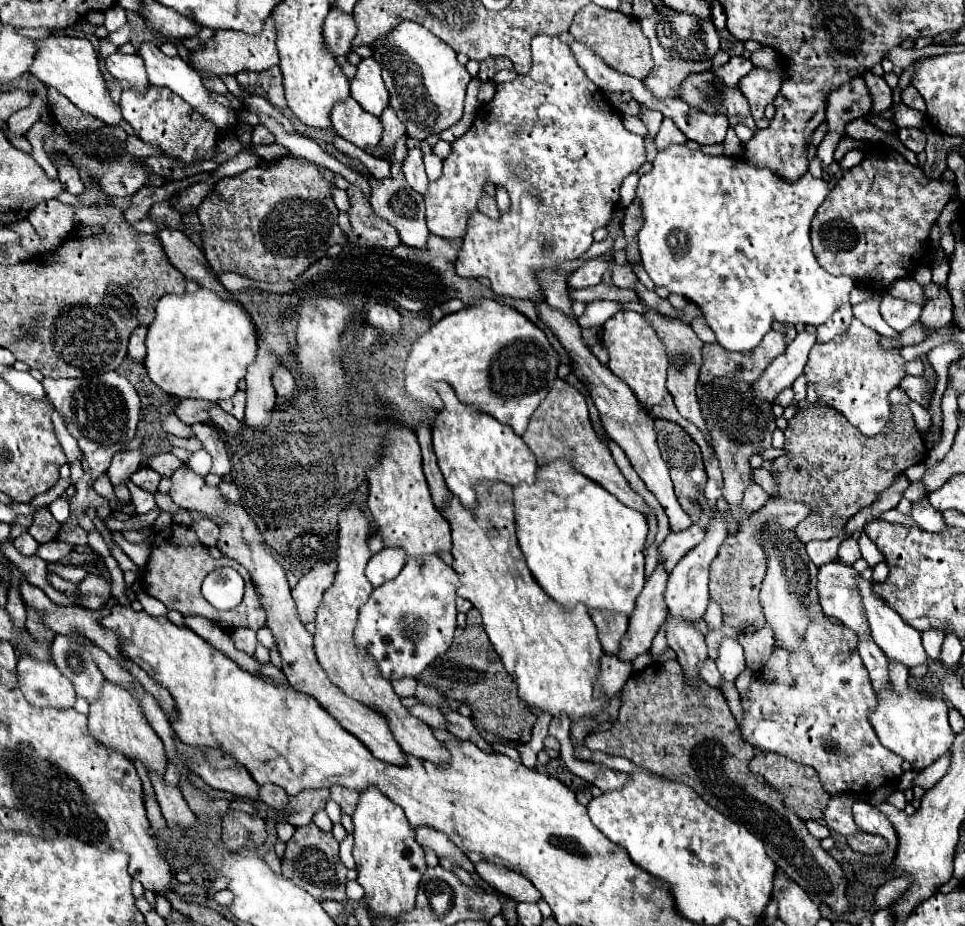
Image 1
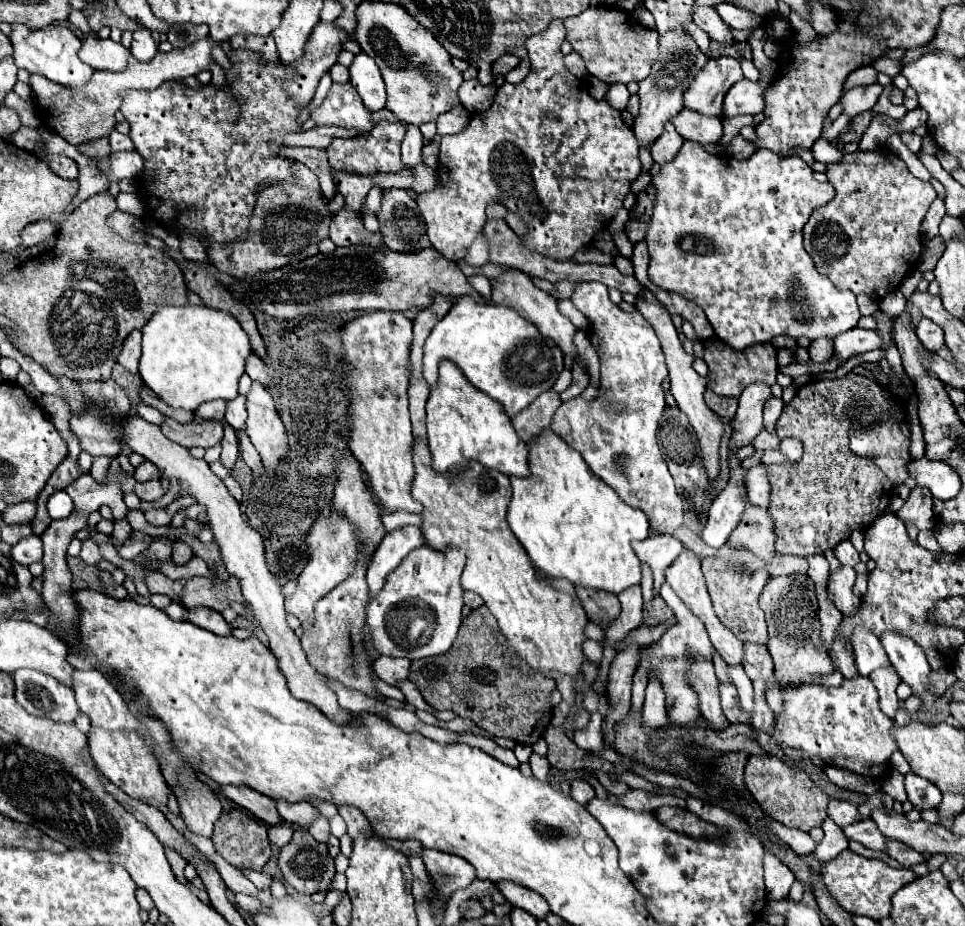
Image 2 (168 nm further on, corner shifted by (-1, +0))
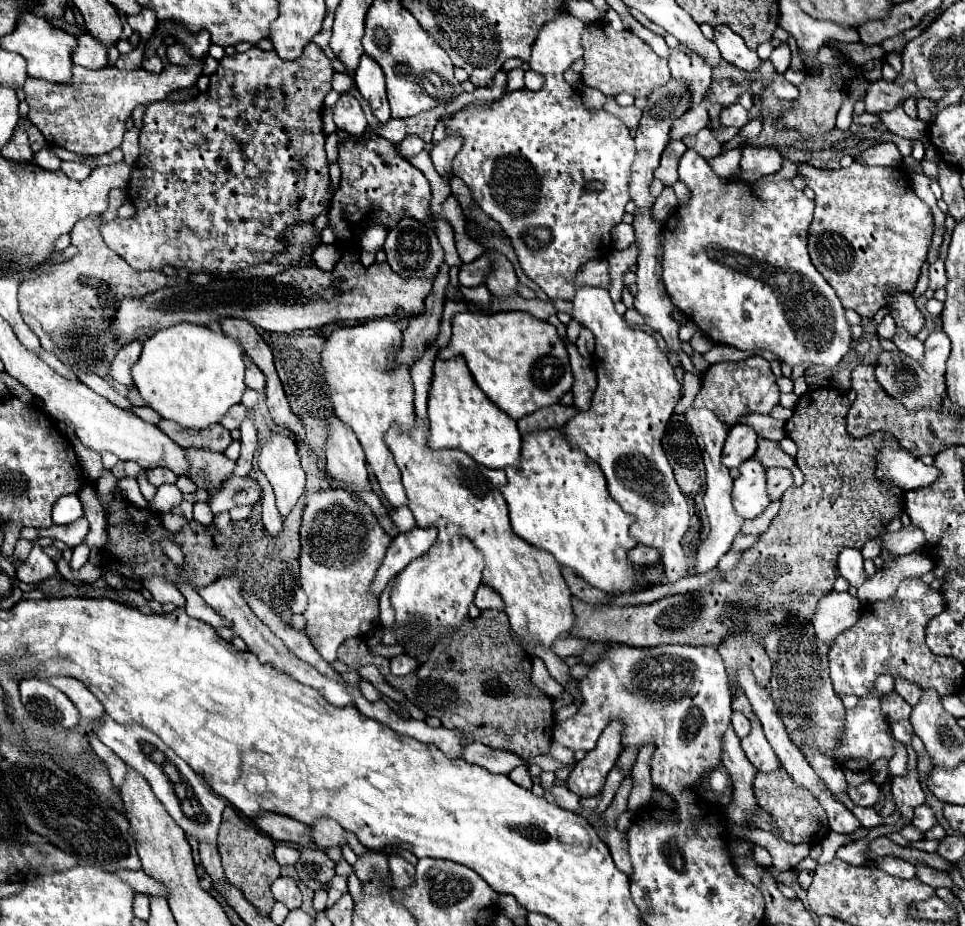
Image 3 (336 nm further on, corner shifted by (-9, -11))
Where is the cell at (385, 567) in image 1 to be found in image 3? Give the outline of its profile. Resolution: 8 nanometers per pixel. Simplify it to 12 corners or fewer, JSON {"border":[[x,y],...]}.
{"border":[[434,527],[392,539],[370,587],[380,599],[386,585],[436,543]]}

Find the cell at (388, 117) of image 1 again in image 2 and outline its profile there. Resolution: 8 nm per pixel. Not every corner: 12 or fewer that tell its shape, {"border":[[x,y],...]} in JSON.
{"border":[[404,124],[372,132],[326,148],[332,170],[402,172]]}

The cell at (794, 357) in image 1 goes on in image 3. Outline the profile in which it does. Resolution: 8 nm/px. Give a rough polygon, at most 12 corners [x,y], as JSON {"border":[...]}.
{"border":[[734,425],[722,449],[732,469],[754,457],[758,435],[748,425]]}

